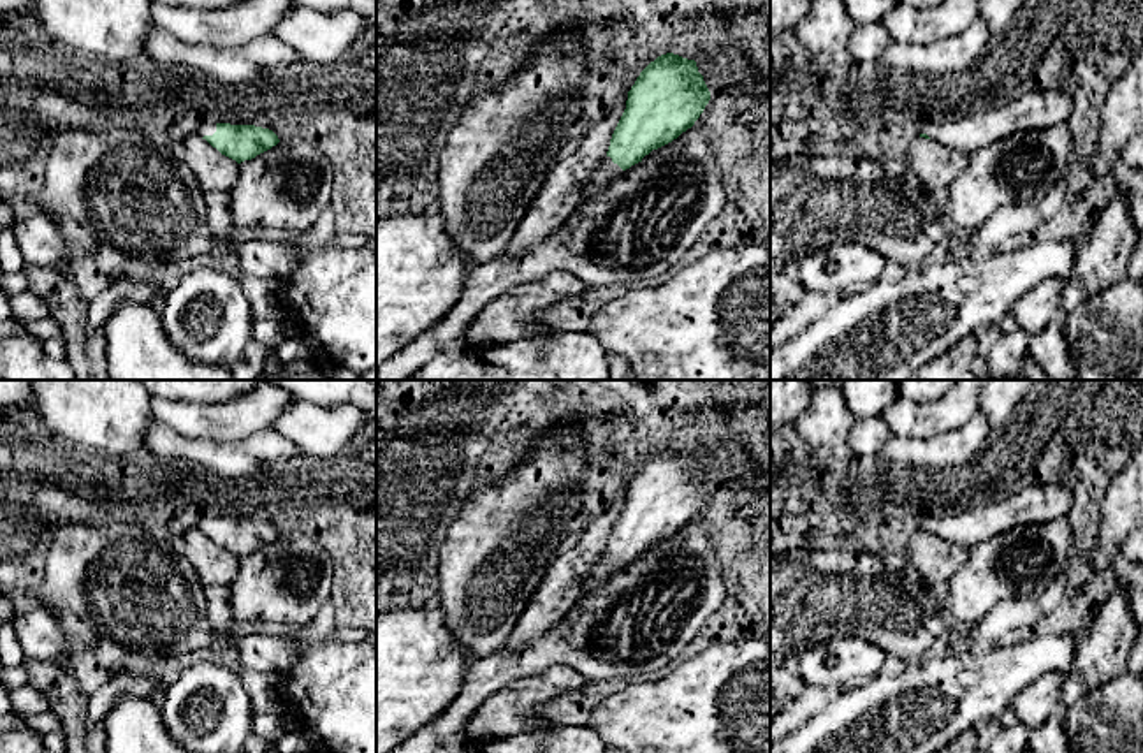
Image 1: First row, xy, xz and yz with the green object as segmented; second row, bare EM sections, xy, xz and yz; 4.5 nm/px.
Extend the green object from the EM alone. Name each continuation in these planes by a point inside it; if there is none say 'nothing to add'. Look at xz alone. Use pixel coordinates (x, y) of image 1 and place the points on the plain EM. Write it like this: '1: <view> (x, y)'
1: xz (607, 563)

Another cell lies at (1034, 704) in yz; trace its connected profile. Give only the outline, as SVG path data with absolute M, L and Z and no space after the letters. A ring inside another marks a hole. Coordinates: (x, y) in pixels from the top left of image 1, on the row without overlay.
M1053 670L1037 677L1011 700L1018 721L1030 730L1039 728L1060 705L1060 690L1066 674Z

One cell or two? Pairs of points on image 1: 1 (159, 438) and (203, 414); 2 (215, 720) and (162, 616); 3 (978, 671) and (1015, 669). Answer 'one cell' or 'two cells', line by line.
1: two cells
2: two cells
3: one cell

